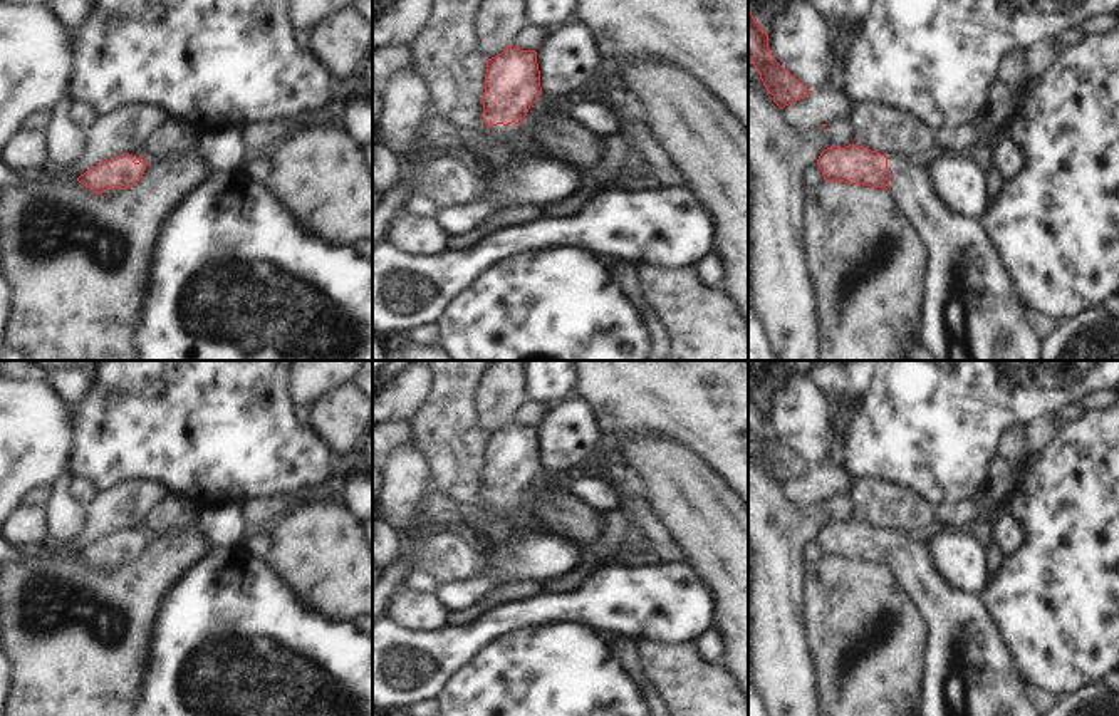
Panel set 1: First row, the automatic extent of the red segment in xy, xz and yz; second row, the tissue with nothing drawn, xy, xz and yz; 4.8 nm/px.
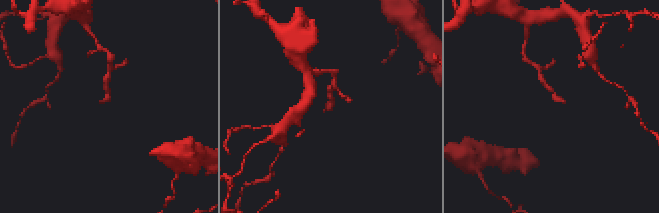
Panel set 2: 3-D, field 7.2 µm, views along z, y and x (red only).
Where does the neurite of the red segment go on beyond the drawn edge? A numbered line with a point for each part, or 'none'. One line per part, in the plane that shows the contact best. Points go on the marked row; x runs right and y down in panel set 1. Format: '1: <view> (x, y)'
1: yz (972, 311)

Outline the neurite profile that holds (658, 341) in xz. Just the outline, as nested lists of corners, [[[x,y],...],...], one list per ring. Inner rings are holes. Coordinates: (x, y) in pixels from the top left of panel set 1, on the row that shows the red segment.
[[[622,263],[616,268],[616,275],[622,297],[638,310],[648,332],[651,352],[646,361],[664,361],[671,342],[658,315],[641,297],[636,267],[631,263]]]

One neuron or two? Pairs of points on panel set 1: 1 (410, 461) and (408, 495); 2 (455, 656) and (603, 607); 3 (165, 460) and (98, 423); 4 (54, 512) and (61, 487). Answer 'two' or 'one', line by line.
1: one
2: one
3: one
4: one

